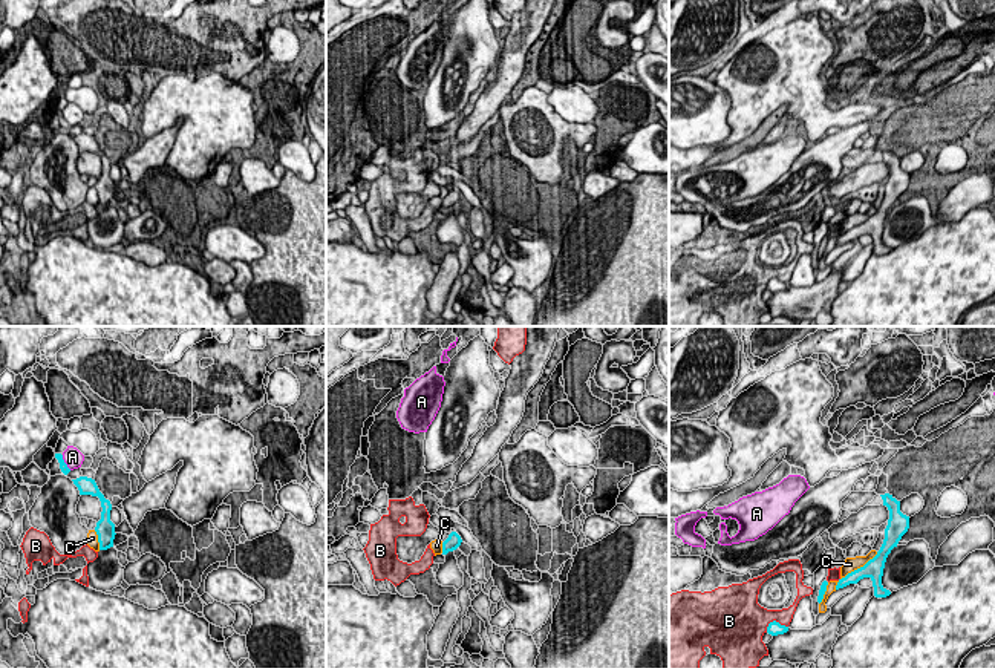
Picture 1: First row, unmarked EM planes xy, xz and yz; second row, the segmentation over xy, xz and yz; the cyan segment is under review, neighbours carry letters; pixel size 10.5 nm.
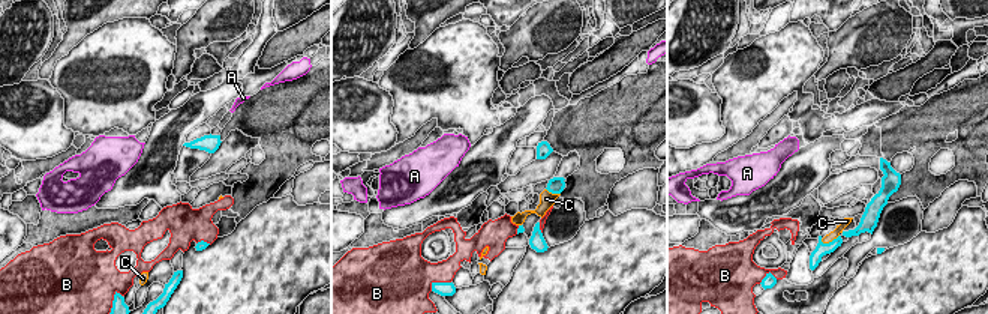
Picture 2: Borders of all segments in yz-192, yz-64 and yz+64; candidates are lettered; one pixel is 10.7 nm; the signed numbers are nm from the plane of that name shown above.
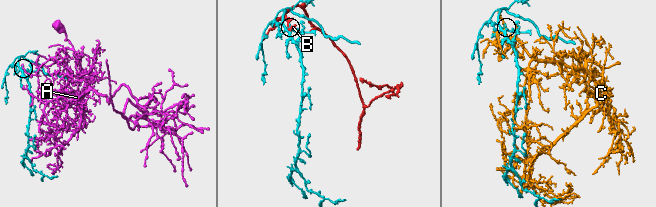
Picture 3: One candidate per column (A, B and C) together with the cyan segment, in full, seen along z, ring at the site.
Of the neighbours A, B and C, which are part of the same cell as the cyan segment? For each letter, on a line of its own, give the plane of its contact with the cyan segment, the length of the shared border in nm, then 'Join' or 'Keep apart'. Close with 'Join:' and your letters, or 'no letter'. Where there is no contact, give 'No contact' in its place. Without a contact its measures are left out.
A: Touches cyan in xy. Shared border 190 nm. Keep apart
B: Touches cyan in yz. Shared border 240 nm. Keep apart
C: Touches cyan in yz. Shared border 600 nm. Join
Join: C

